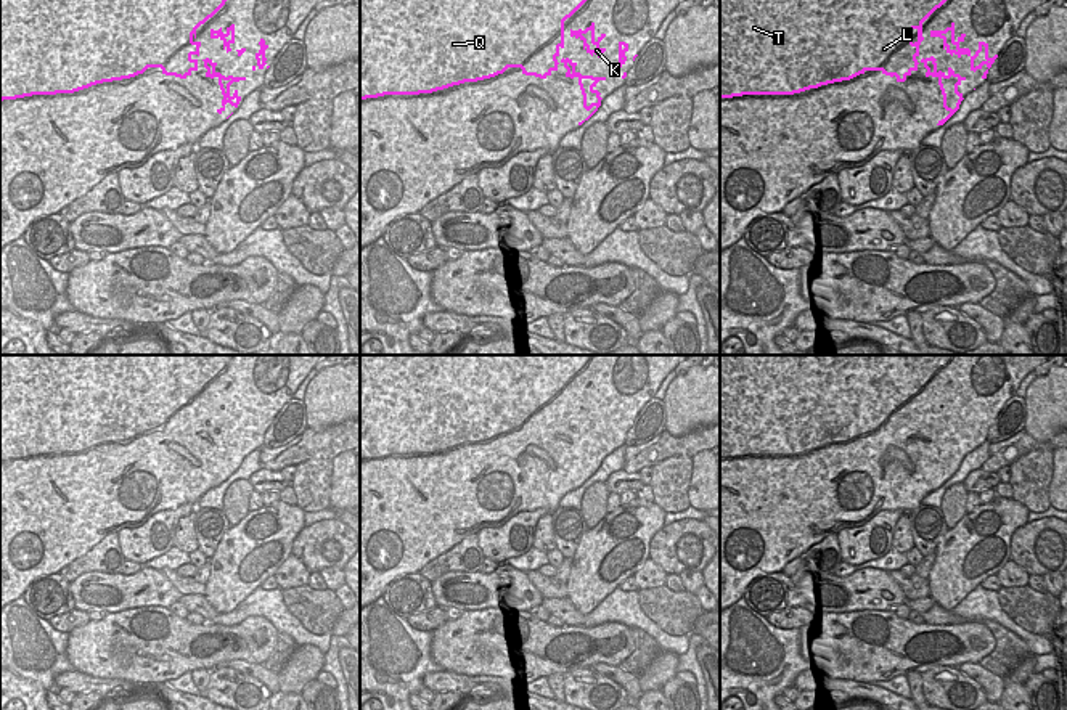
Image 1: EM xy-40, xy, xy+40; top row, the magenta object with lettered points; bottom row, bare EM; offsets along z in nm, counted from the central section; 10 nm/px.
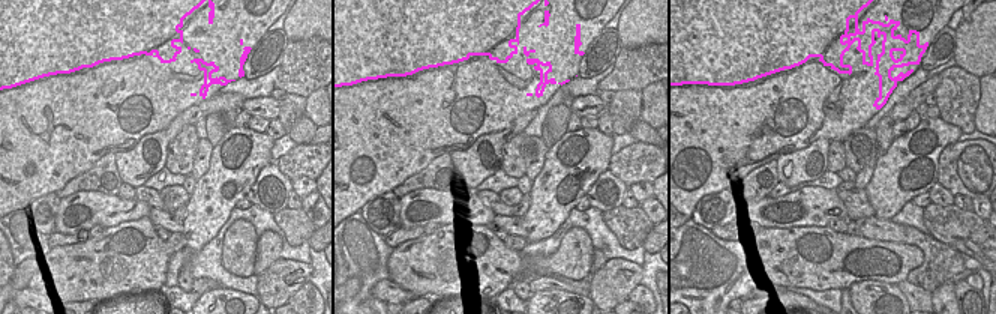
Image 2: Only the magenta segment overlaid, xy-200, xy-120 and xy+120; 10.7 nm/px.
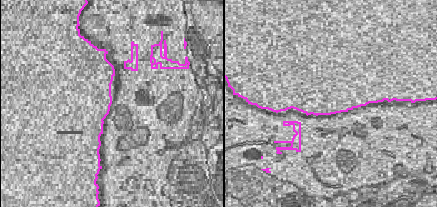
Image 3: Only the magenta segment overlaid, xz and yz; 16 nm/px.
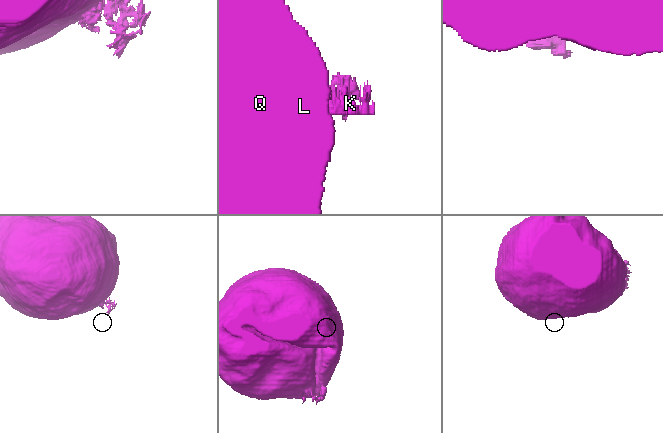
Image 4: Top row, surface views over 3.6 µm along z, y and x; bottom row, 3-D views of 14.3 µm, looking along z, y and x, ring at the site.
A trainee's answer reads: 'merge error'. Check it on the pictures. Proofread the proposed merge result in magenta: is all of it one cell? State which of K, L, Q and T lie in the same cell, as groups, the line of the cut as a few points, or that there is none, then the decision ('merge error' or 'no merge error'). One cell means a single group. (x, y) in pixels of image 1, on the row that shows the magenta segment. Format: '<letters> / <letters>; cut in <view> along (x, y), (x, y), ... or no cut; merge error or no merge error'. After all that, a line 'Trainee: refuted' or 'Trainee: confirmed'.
K L Q T; no cut; no merge error
Trainee: refuted

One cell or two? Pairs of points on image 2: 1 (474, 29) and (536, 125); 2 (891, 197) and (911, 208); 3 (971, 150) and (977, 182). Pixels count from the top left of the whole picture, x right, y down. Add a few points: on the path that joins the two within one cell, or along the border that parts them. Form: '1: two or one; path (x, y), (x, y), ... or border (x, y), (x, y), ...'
1: two; border (558, 87), (536, 108)
2: two; border (911, 200), (890, 218)
3: one; path (971, 158), (975, 175)

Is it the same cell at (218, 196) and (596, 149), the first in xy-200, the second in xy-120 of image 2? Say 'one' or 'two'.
one

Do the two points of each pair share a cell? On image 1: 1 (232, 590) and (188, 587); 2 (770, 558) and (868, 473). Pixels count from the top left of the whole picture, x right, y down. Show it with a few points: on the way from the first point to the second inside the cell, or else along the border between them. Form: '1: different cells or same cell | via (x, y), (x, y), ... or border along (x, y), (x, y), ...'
1: different cells | border along (206, 585), (203, 595)
2: same cell | via (781, 529), (839, 471)

